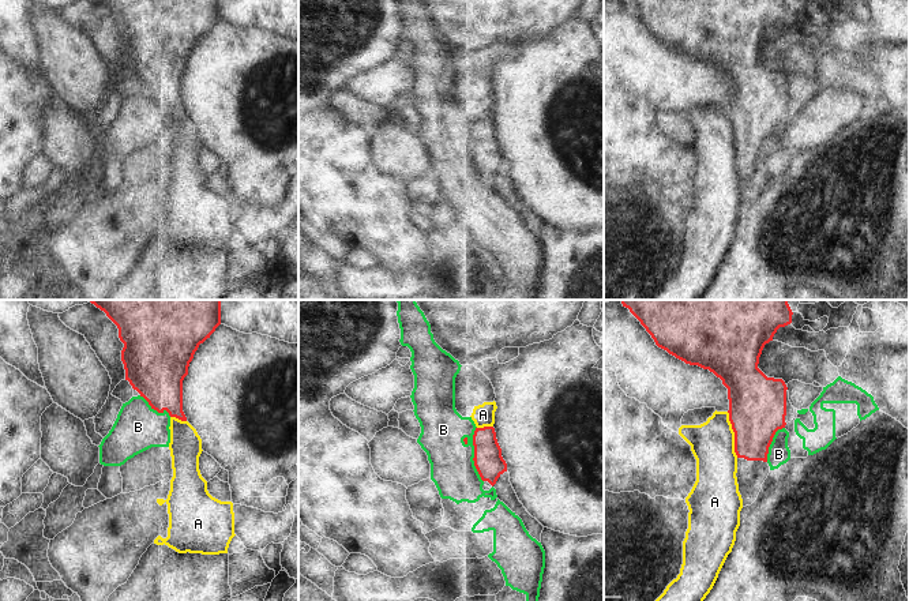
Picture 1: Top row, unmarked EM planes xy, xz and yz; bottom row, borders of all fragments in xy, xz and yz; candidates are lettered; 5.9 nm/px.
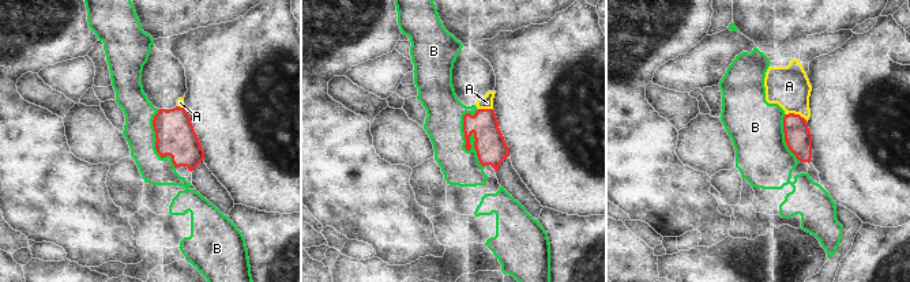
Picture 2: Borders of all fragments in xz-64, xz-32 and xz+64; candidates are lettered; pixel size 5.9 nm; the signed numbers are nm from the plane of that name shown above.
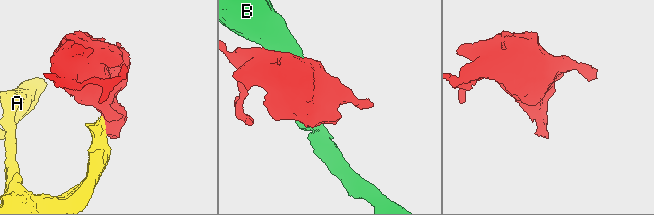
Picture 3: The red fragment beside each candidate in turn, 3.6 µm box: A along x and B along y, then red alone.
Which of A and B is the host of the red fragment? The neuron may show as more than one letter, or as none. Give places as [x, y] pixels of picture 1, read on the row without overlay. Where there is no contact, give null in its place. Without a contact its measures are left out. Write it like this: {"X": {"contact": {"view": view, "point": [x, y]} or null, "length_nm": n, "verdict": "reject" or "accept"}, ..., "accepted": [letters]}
{"A": {"contact": {"view": "yz", "point": [735, 130]}, "length_nm": 280, "verdict": "reject"}, "B": {"contact": {"view": "xz", "point": [474, 149]}, "length_nm": 340, "verdict": "reject"}, "accepted": []}

